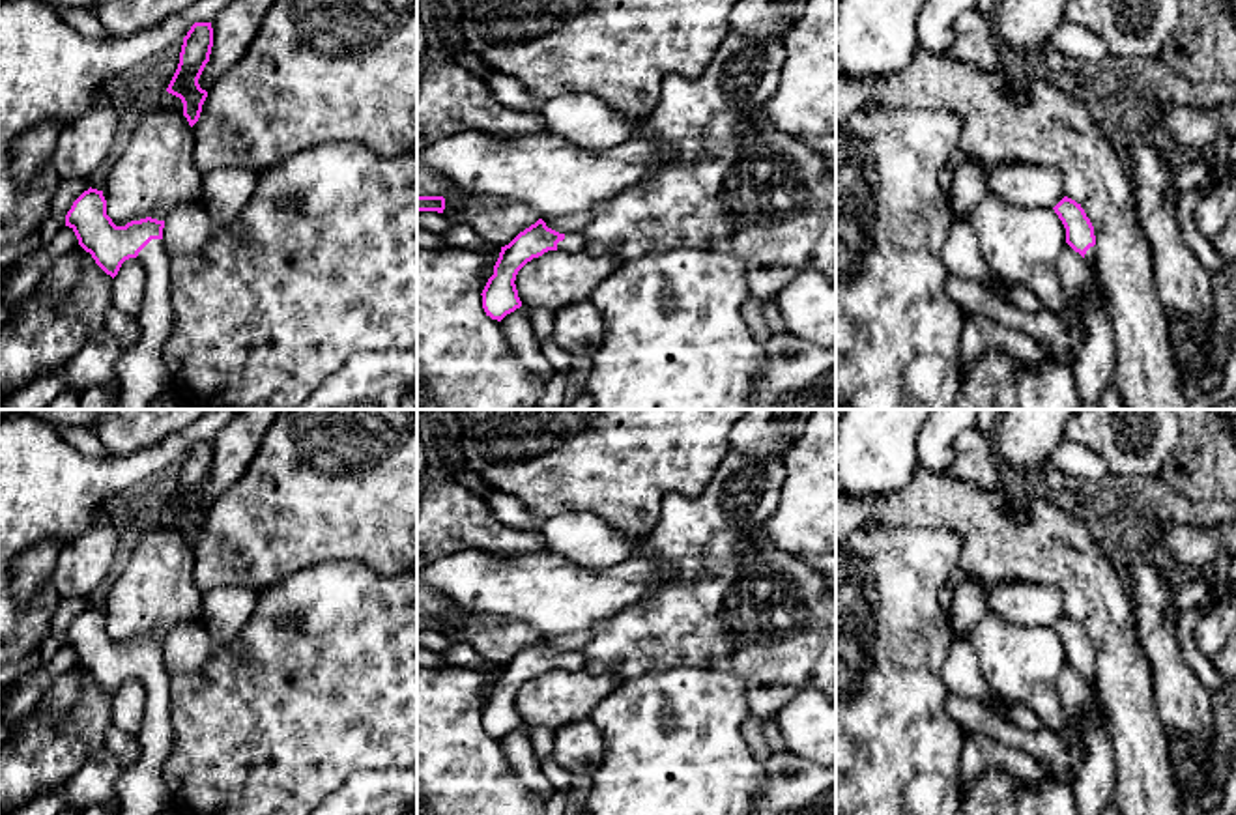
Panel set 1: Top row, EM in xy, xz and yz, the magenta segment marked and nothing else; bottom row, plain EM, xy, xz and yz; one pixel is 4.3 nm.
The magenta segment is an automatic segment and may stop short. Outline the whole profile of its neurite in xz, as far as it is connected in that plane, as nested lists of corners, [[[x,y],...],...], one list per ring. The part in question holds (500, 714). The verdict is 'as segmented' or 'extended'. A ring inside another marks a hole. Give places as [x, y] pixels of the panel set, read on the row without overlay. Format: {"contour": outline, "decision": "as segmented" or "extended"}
{"contour": [[[542,637],[520,651],[509,664],[501,665],[494,693],[481,712],[486,735],[501,740],[522,725],[514,703],[516,693],[527,680],[548,669],[583,671],[587,669],[587,656],[580,651],[559,652],[548,647]]], "decision": "extended"}

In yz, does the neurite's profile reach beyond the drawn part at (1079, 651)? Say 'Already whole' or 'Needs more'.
Needs more

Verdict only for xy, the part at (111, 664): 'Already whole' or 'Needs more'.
Needs more

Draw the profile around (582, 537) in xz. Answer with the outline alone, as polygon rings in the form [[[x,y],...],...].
[[[589,512],[559,514],[540,522],[539,527],[548,550],[596,570],[626,561],[640,542]]]

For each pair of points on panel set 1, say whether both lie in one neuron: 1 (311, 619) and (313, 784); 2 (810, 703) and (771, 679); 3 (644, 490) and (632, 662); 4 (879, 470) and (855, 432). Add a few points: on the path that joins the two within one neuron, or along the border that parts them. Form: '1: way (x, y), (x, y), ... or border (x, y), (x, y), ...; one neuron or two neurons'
1: way (311, 660), (311, 743); one neuron
2: border (816, 688), (804, 688), (773, 716); two neurons
3: border (664, 500), (659, 522), (640, 539); two neurons
4: way (879, 460), (864, 442); one neuron

